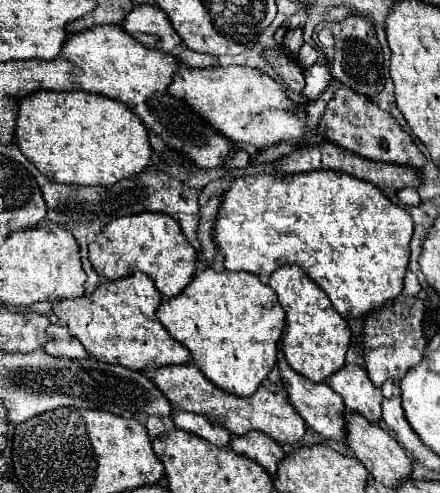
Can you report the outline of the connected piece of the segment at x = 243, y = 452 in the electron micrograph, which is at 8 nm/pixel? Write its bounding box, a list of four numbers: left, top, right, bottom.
[229,432,285,476]

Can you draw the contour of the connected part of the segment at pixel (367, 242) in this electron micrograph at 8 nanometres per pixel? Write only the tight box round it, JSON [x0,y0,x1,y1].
[213,170,413,318]

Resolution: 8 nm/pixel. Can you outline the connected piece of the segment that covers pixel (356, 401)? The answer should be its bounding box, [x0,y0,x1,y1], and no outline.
[325,366,381,422]

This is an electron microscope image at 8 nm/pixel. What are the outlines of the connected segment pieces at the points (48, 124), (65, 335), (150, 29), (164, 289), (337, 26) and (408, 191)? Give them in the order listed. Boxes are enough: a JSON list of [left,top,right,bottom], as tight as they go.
[[17,90,153,186],[45,326,89,360],[121,6,181,52],[89,212,197,298],[313,16,383,96],[397,188,421,206]]

